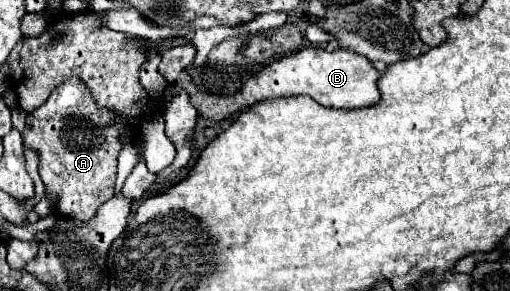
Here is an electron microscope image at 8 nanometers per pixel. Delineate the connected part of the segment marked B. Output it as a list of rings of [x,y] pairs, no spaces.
[[[307,47],[307,49],[301,49],[301,51],[297,51],[293,55],[281,57],[279,61],[269,63],[267,67],[263,67],[255,77],[251,77],[231,97],[219,97],[219,95],[211,95],[211,93],[199,91],[193,85],[191,75],[187,71],[183,71],[177,77],[177,81],[173,85],[175,87],[173,95],[187,93],[191,105],[197,109],[197,115],[201,119],[207,119],[207,121],[225,121],[225,119],[237,115],[239,111],[243,111],[245,107],[255,105],[257,101],[273,99],[273,97],[289,97],[289,95],[309,95],[319,105],[333,107],[333,109],[369,107],[369,105],[373,105],[373,103],[379,101],[377,79],[379,79],[379,73],[371,65],[371,61],[367,61],[361,55],[357,55],[355,51],[335,49],[335,51],[329,53],[329,51],[321,49],[321,47]]]

